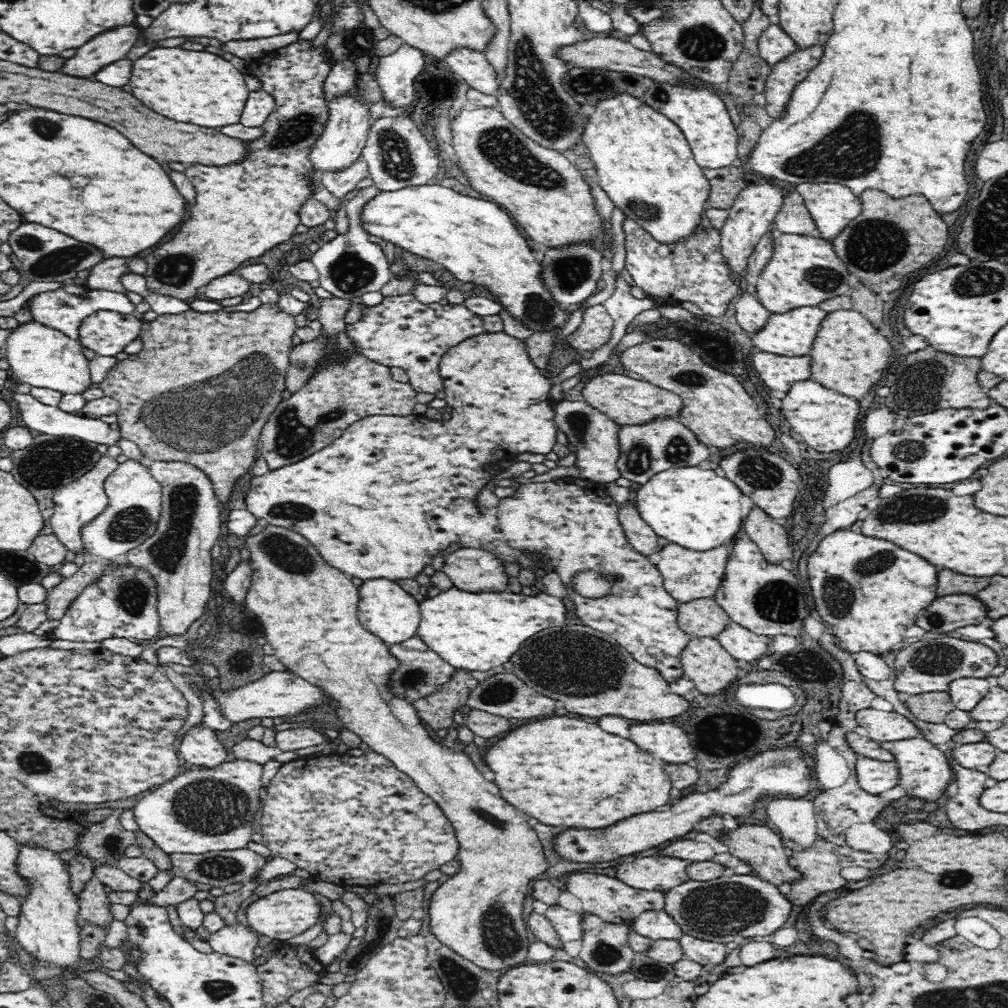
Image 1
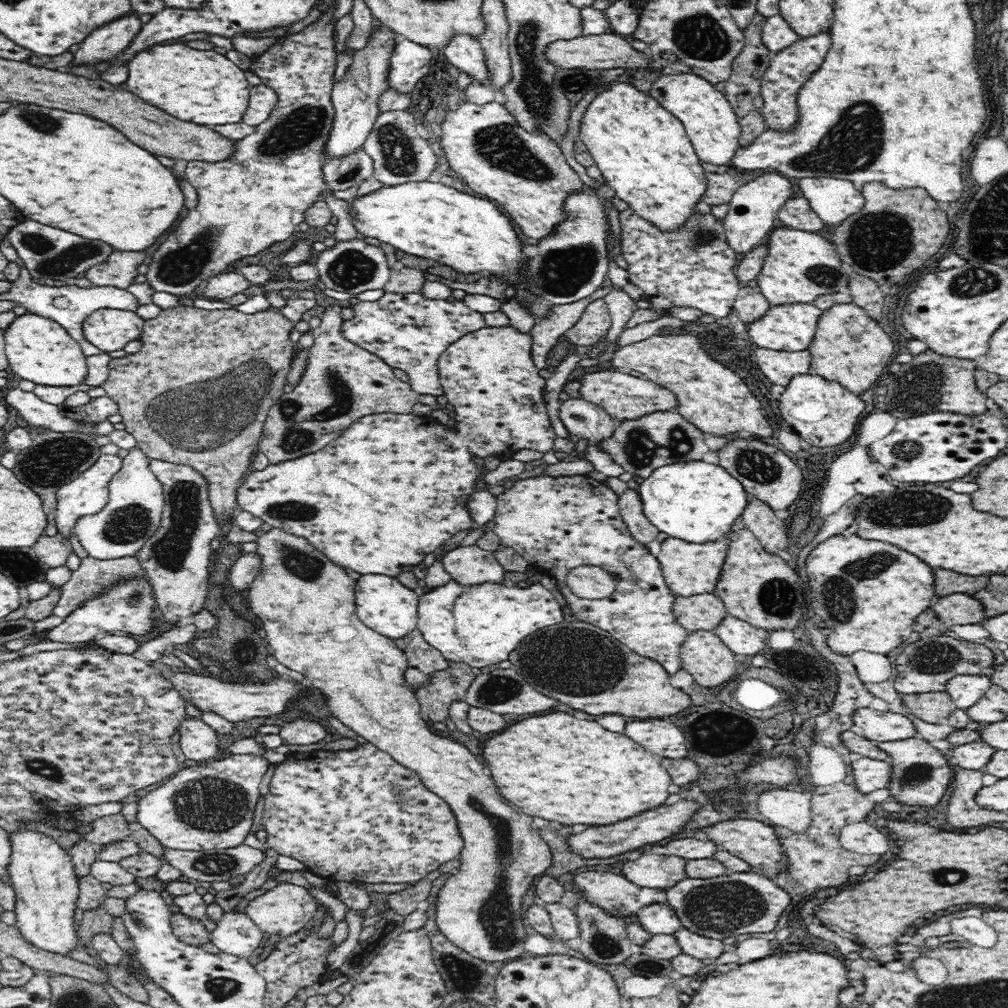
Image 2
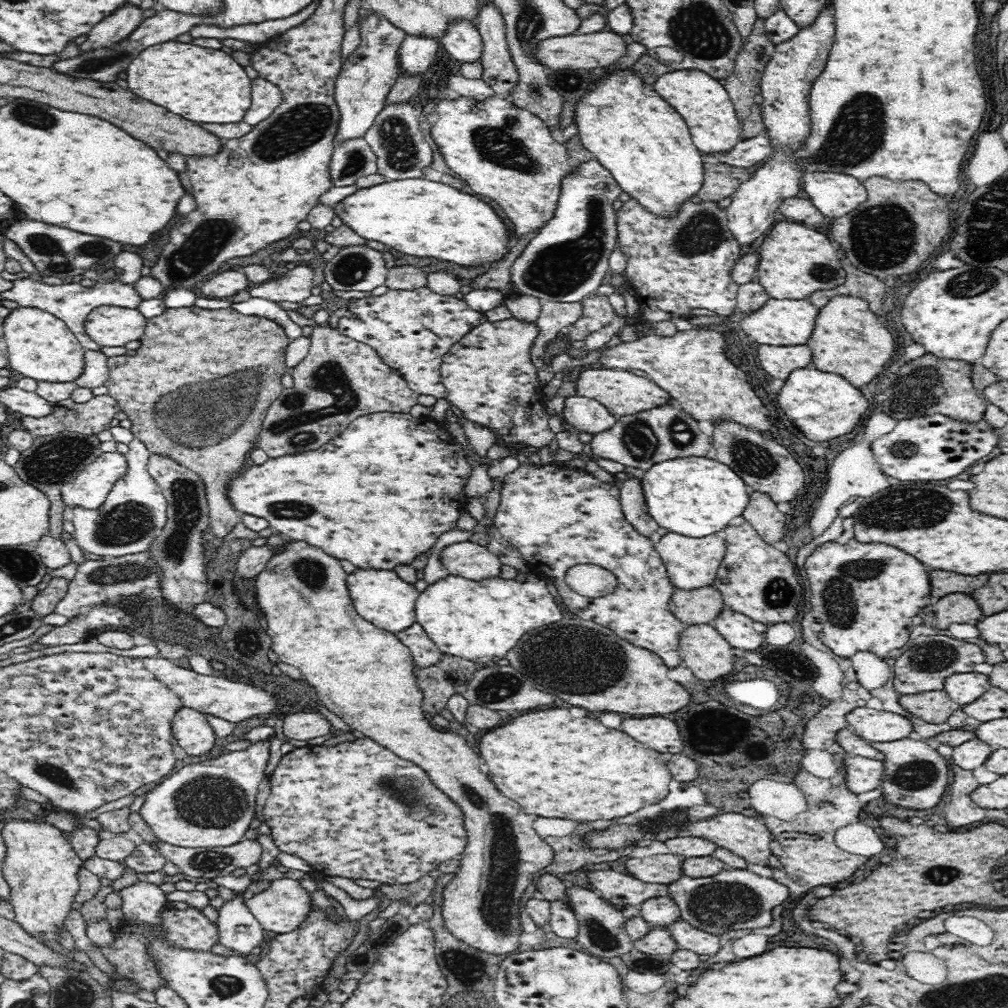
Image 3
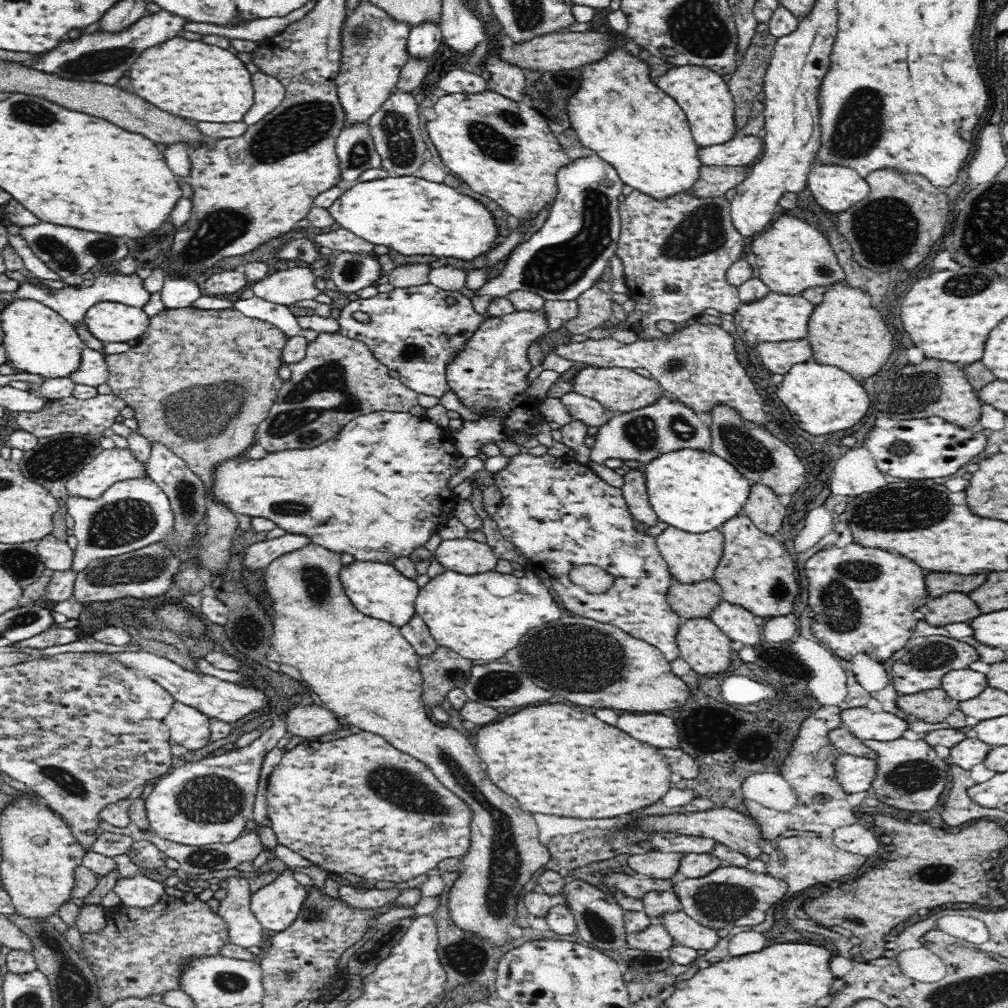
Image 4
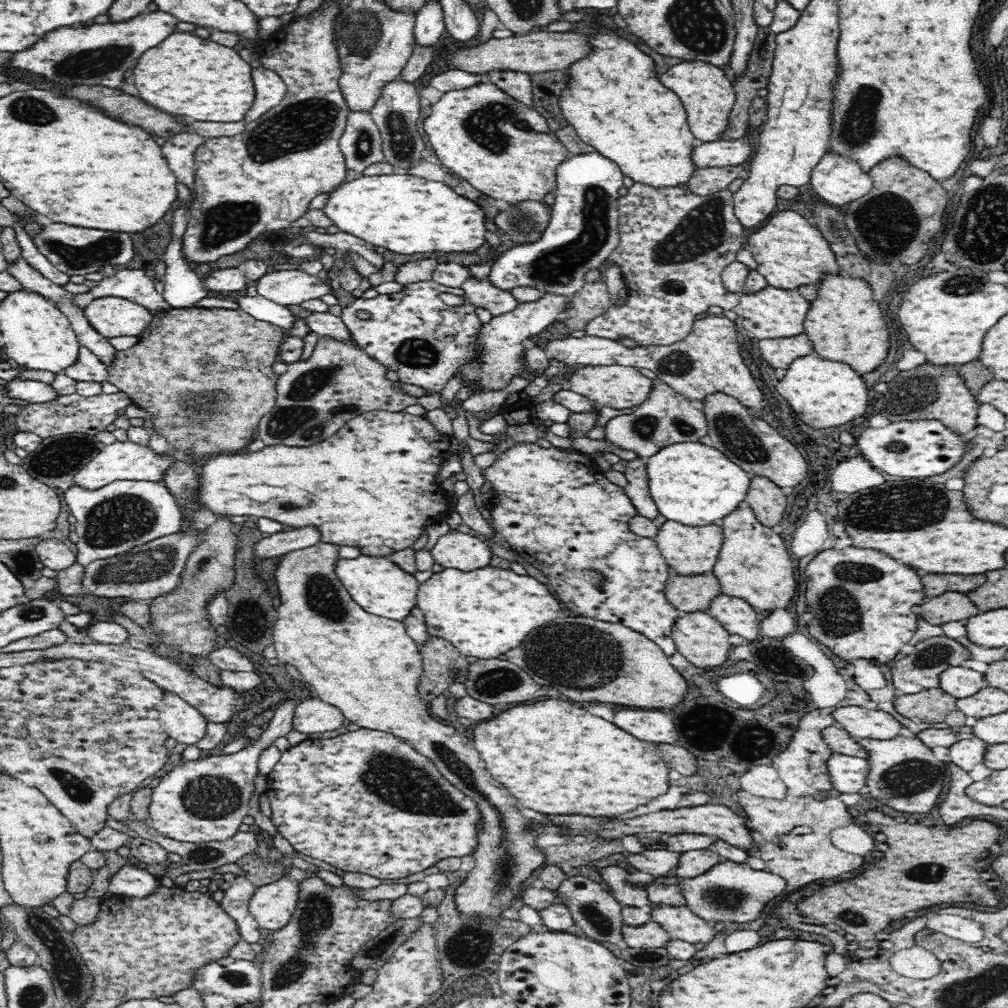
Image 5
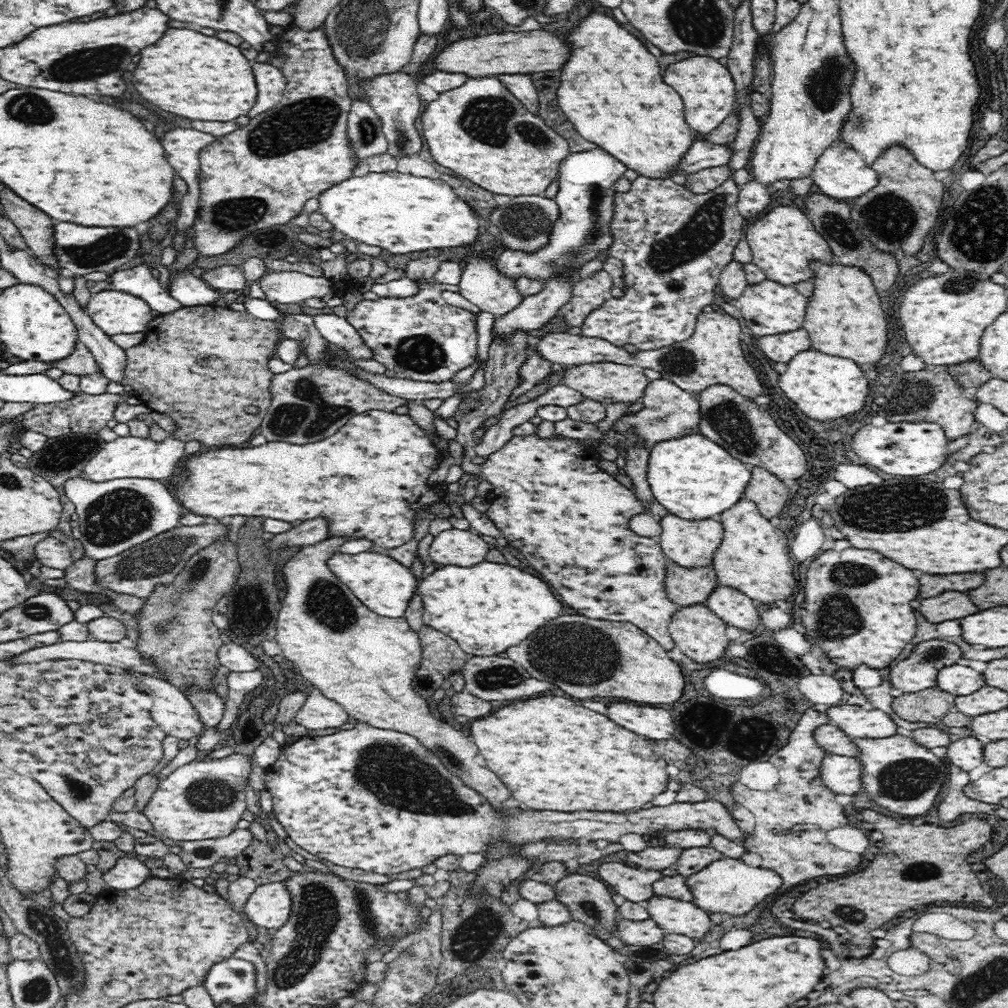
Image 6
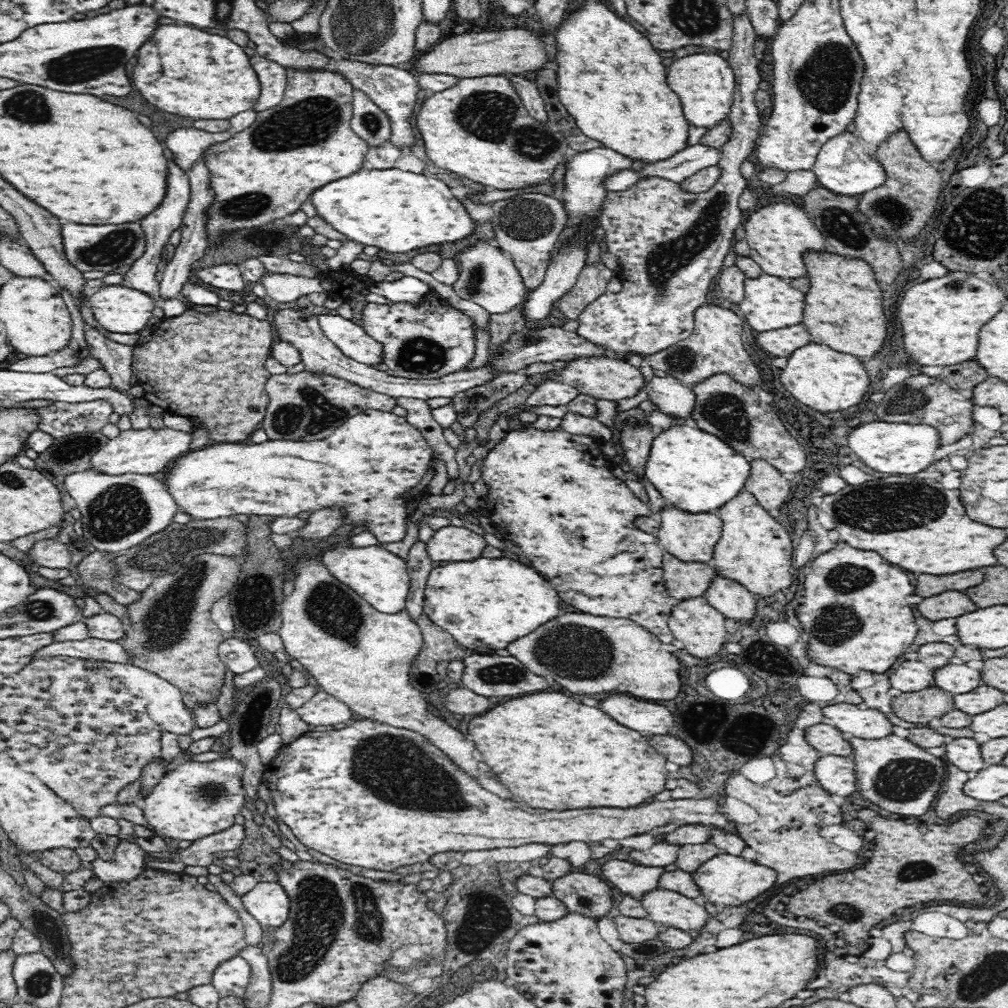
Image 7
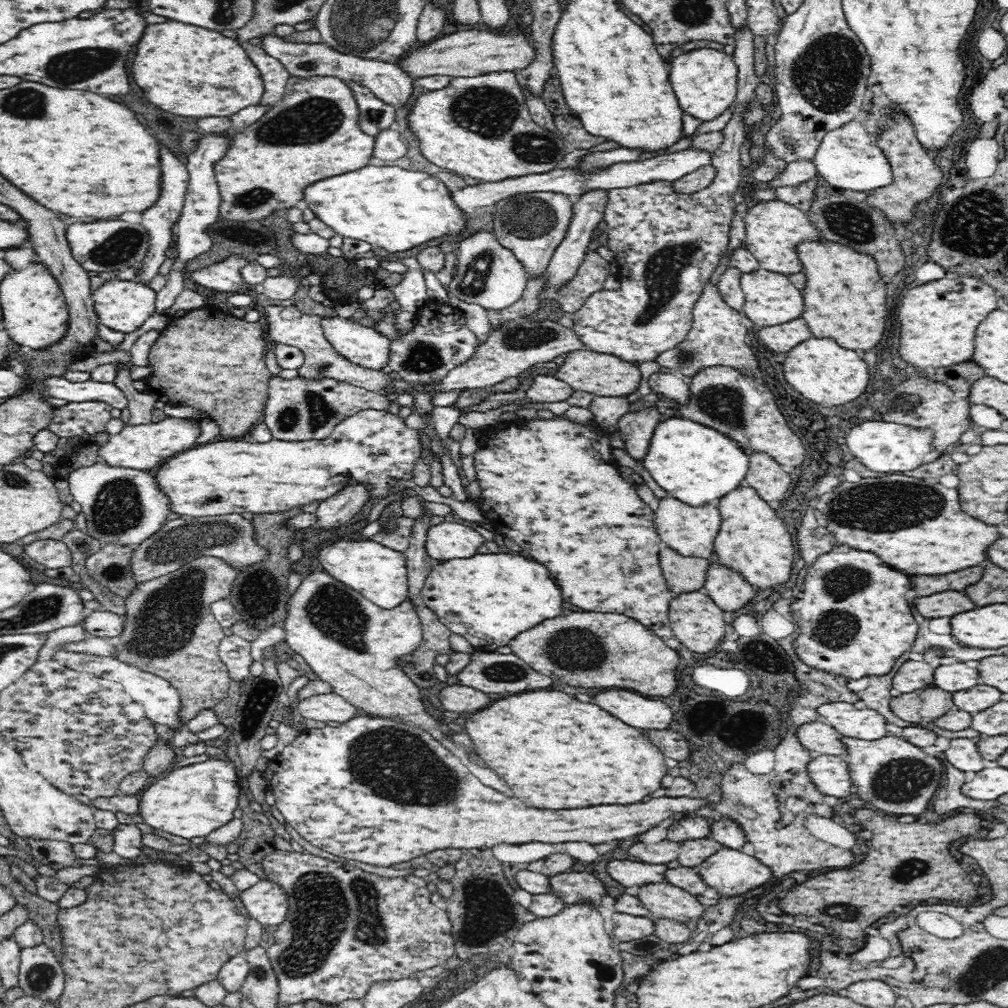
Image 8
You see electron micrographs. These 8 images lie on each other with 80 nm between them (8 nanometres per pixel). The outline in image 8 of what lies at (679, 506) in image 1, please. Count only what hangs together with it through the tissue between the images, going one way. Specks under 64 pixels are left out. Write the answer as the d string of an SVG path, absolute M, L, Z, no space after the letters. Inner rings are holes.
M664 417L656 426L643 465L658 486L690 505L717 504L718 498L726 496L744 483L748 472L749 455L725 433L706 424L688 420L686 417Z

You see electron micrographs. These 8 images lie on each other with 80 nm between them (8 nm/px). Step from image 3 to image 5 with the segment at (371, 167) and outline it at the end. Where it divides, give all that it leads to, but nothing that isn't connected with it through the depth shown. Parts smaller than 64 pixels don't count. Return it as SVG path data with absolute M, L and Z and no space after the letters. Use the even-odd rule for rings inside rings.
M366 112L348 114L339 145L345 156L346 171L350 178L358 178L368 166L385 160L380 131L371 114Z

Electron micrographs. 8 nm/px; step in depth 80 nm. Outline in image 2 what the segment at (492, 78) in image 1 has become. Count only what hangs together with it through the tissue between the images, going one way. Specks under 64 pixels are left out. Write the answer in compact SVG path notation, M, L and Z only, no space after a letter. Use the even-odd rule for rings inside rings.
M457 35L443 50L450 64L472 77L474 82L493 88L480 40L470 35Z

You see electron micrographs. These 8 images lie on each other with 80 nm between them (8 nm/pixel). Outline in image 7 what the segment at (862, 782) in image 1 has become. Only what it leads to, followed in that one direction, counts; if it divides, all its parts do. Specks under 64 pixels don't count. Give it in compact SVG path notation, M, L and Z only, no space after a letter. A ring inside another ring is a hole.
M822 755L815 761L813 774L822 790L848 797L857 792L851 757Z

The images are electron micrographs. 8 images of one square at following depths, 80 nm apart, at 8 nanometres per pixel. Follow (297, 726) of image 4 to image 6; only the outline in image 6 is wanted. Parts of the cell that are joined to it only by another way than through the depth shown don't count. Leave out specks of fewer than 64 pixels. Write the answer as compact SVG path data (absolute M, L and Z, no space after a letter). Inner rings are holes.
M315 686L295 714L296 724L307 730L324 730L339 728L351 720L344 707L334 700L326 698Z

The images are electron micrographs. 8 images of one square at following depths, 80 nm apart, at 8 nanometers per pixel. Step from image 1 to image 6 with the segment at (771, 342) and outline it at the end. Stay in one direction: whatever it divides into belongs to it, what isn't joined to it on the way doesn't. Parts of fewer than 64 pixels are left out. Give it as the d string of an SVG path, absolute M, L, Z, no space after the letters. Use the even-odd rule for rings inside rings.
M767 278L758 284L748 284L746 290L736 299L735 305L741 310L750 335L766 336L803 328L808 299L793 286L778 284Z

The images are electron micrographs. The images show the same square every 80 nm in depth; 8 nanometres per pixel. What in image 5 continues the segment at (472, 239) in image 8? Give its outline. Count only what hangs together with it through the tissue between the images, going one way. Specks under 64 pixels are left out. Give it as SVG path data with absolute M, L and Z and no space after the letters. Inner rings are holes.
M469 273L461 288L464 290L464 298L468 299L476 308L480 306L480 308L488 310L492 313L492 317L511 312L518 306L511 291L500 290L492 286L489 276L486 279L477 280Z

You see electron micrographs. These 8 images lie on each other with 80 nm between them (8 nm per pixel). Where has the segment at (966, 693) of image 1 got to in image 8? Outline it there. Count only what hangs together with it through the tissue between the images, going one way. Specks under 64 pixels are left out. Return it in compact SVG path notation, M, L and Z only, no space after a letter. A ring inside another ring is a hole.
M963 662L940 666L933 672L933 686L951 693L970 690L980 683L979 672Z

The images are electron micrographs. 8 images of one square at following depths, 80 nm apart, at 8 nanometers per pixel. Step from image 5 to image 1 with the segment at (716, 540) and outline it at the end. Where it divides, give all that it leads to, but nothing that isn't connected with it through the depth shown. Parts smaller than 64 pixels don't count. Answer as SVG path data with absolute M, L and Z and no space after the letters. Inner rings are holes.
M670 543L658 553L661 560L657 567L663 577L665 590L679 602L696 600L699 597L714 597L719 586L722 585L726 562L731 556L725 545L699 551Z

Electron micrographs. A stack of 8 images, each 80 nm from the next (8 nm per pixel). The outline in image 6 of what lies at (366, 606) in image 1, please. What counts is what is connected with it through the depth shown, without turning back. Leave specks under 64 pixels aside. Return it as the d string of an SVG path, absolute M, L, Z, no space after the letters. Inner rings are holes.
M369 550L356 554L356 556L350 556L338 552L326 561L326 564L330 567L331 572L348 586L354 596L357 596L372 612L380 616L405 616L410 598L419 588L419 583L411 570L384 553Z

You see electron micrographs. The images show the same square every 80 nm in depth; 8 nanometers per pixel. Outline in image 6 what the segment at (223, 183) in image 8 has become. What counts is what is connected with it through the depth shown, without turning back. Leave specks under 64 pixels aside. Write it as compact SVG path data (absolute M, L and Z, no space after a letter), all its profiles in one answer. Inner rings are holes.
M291 24L285 29L282 36L276 37L276 42L278 42L278 53L282 53L282 55L278 55L277 59L268 60L268 63L282 70L282 75L284 75L287 81L281 103L274 106L267 113L263 113L262 115L250 119L246 126L237 128L230 134L217 137L214 142L207 144L202 150L200 150L200 178L198 179L200 189L199 207L196 211L196 218L191 226L191 230L193 230L191 242L193 242L193 248L195 248L198 257L218 256L218 254L224 254L225 252L232 250L234 246L238 246L238 242L242 242L242 238L248 236L250 233L270 226L278 226L288 223L289 220L294 218L294 216L298 216L298 214L303 212L306 200L317 198L322 192L326 192L326 189L330 188L330 186L339 184L340 181L348 180L348 178L352 177L352 172L354 171L354 168L356 168L357 153L353 152L352 140L349 140L347 132L348 116L353 102L353 98L350 97L349 91L350 80L346 77L343 67L337 63L329 41L327 40L324 28L320 27L314 31L310 30L309 32L308 30L304 30ZM310 148L314 150L314 154L318 154L318 156L314 156L314 160L318 160L318 164L314 164L314 168L306 168L306 160L310 160Z

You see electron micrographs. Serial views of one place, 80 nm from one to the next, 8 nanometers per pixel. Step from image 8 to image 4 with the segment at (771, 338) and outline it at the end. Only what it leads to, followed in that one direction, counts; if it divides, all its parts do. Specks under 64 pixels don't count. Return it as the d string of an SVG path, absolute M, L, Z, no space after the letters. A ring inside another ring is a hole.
M806 337L794 341L762 342L757 349L766 368L782 376L799 361L810 361L813 358L812 346Z

